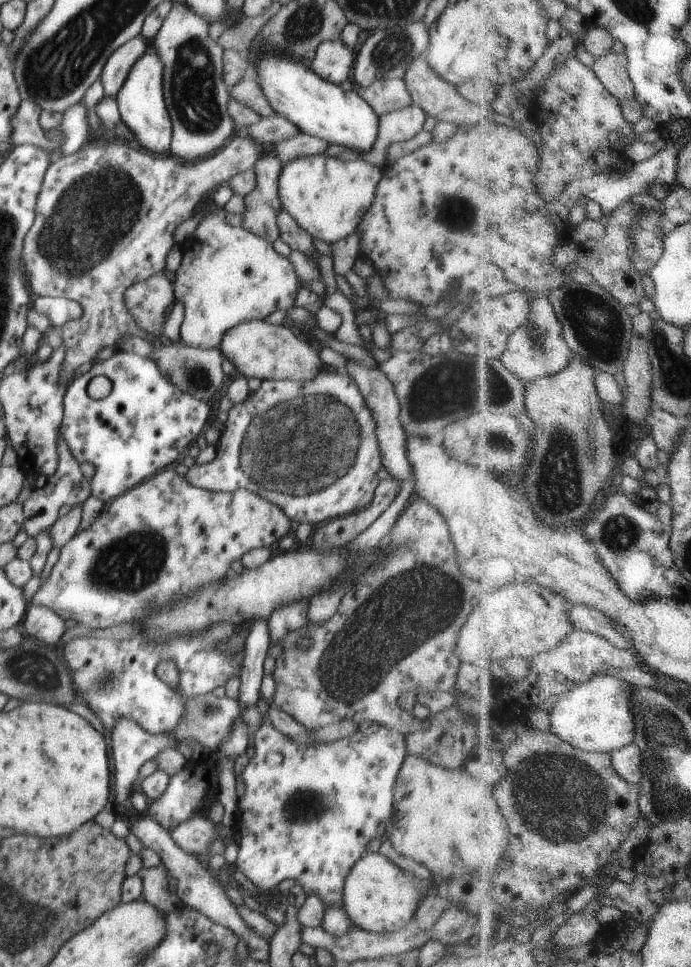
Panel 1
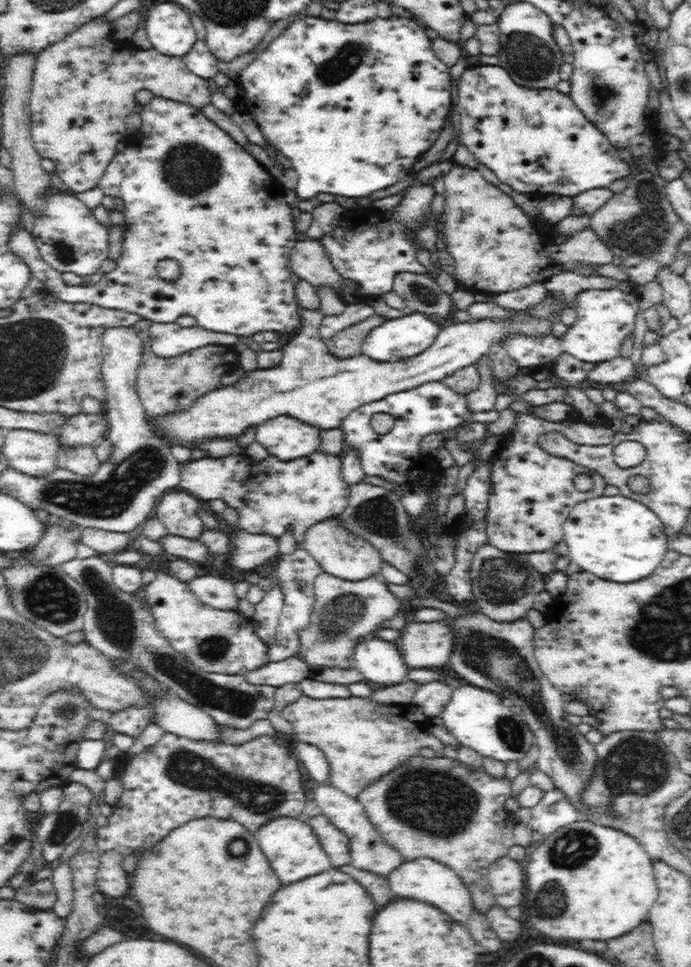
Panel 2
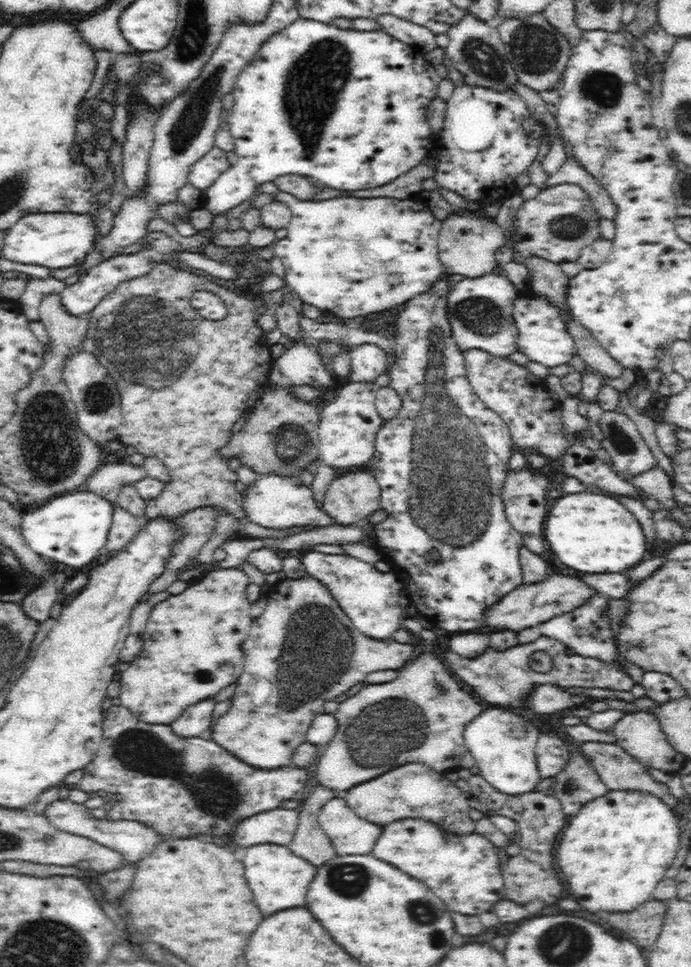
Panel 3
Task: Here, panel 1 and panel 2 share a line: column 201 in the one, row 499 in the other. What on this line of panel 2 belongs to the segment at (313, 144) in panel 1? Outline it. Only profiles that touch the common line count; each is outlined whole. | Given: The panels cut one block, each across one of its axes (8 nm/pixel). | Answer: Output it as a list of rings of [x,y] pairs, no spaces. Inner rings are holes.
[[[177,489],[164,494],[158,500],[153,516],[164,524],[170,535],[199,540],[205,528],[198,516],[202,508],[202,499]]]

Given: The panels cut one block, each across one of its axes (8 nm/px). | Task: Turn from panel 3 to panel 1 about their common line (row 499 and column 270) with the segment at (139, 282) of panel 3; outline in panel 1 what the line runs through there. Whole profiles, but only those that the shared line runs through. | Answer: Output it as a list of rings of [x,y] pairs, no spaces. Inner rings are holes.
[[[266,154],[260,160],[256,160],[253,167],[256,186],[246,198],[243,198],[246,212],[241,226],[260,238],[265,238],[270,244],[280,238],[276,216],[282,207],[278,188],[282,166],[280,158],[274,154]]]

